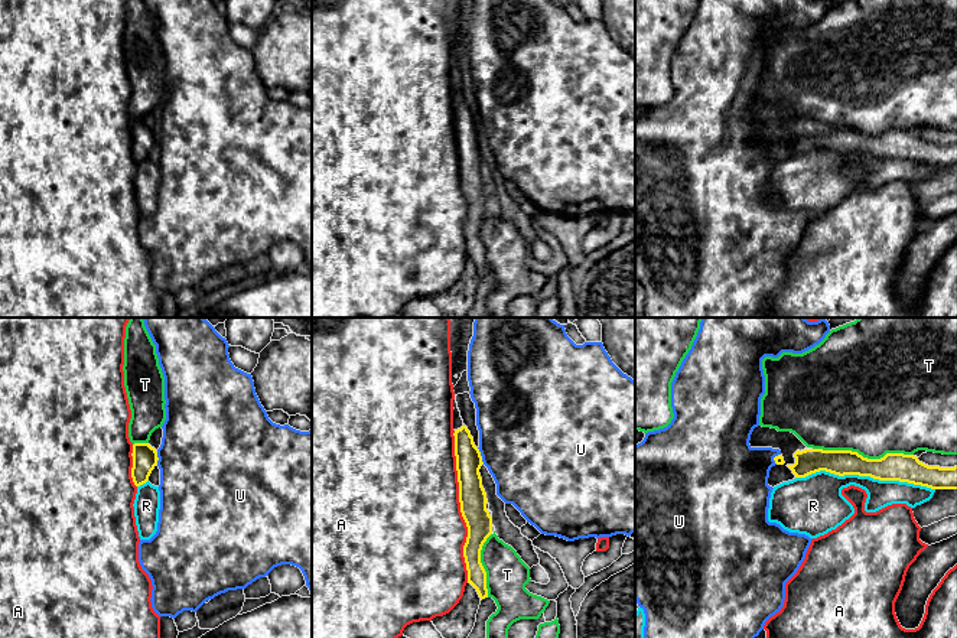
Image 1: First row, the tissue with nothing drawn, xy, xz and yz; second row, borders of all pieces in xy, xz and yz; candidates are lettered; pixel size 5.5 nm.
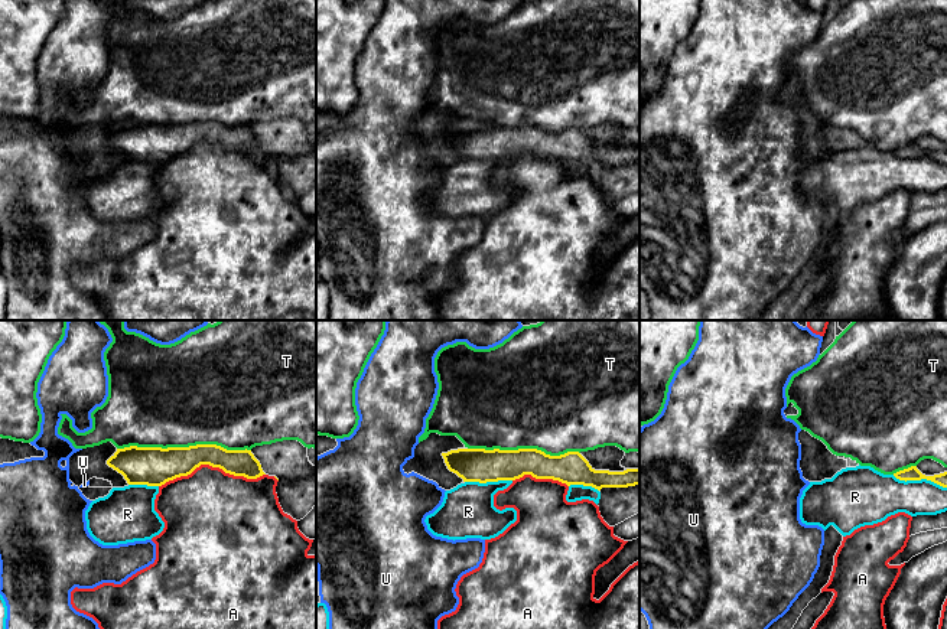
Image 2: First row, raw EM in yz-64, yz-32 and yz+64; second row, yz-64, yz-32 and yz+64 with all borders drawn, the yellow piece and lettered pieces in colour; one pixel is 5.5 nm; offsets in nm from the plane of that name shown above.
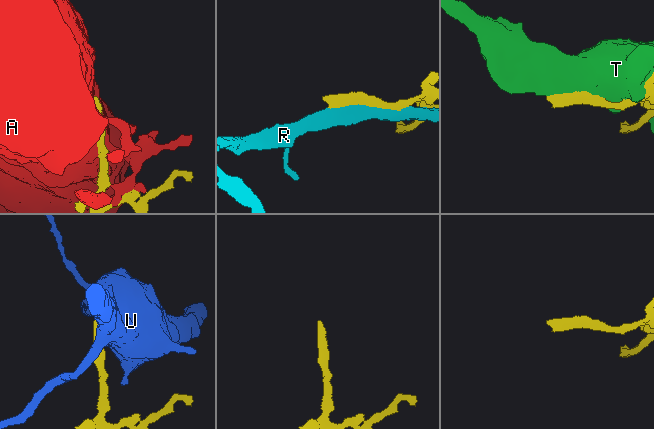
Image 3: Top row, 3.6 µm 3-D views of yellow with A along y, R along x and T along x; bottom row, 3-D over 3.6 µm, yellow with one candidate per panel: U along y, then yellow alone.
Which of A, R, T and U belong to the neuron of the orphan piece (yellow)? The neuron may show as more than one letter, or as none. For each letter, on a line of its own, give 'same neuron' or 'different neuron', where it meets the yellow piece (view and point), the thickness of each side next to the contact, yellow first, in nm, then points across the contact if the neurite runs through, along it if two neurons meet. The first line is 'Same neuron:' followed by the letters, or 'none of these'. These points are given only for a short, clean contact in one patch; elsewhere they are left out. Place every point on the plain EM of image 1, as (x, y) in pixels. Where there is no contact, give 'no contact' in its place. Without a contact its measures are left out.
Same neuron: none of these
A: different neuron; contact xz (461, 184); calibres 150 and 500 nm
R: different neuron; contact yz (865, 152); calibres 160 and 200 nm
T: different neuron; contact yz (862, 133); calibres 160 and 480 nm
U: different neuron; contact xz (479, 132); calibres 150 and 480 nm; border xz (477, 124), (484, 139)

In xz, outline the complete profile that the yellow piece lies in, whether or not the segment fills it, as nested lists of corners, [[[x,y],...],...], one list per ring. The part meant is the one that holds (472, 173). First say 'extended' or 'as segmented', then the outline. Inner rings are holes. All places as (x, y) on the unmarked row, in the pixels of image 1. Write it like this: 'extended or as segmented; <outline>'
extended; [[[456,74],[453,77],[453,85],[453,113],[459,159],[459,179],[462,193],[468,204],[463,234],[468,247],[468,260],[476,266],[482,277],[488,274],[488,266],[486,248],[481,240],[481,227],[486,215],[492,211],[492,193],[486,186],[488,176],[479,150],[479,146],[484,140],[482,133],[473,120],[471,108],[463,101]]]

